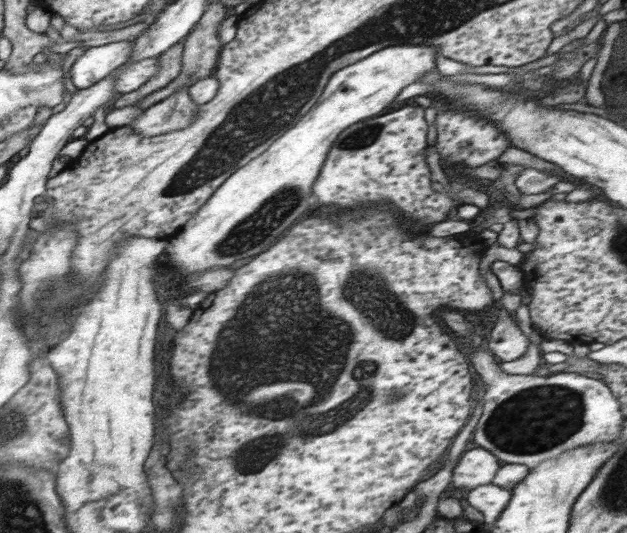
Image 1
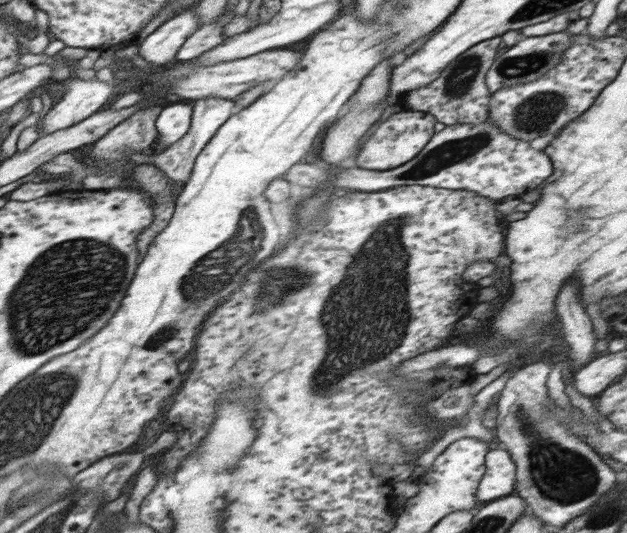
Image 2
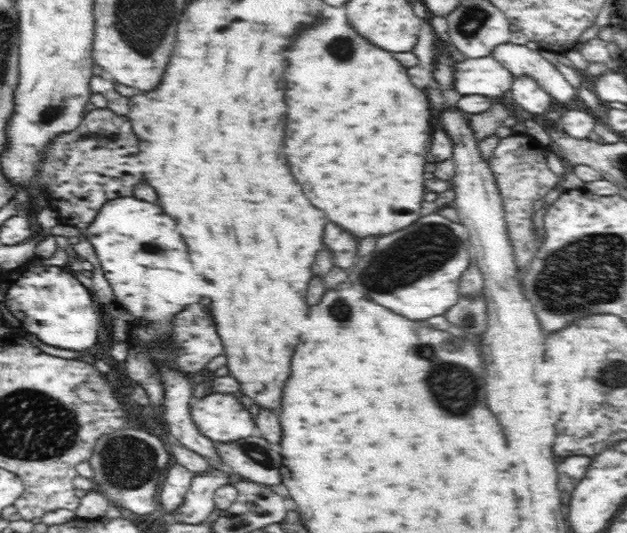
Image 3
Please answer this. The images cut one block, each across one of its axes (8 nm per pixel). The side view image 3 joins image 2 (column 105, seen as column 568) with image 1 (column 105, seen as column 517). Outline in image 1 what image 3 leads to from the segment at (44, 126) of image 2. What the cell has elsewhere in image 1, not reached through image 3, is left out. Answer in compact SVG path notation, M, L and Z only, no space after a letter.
M134 39L86 49L70 69L72 84L77 89L85 89L106 78L110 72L130 60L132 48Z

